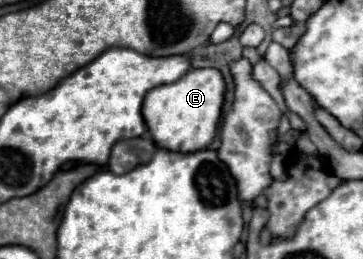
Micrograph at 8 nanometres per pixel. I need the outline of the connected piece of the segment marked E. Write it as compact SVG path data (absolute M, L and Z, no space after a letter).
M216 68L188 70L178 82L152 88L142 102L142 116L158 148L174 152L204 150L216 136L224 100L224 78Z

